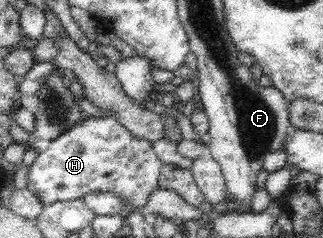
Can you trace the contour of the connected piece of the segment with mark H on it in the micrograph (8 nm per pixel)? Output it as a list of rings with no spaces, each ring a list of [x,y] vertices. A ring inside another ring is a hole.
[[[116,114],[99,118],[84,117],[74,123],[71,129],[64,131],[64,134],[55,138],[44,152],[38,153],[35,161],[30,164],[28,169],[27,189],[40,198],[44,206],[58,201],[64,202],[83,198],[85,194],[98,191],[111,192],[120,197],[121,200],[129,200],[135,208],[140,210],[146,206],[154,186],[157,186],[161,168],[164,165],[154,153],[152,143],[152,141],[144,138],[136,139],[116,119]]]

